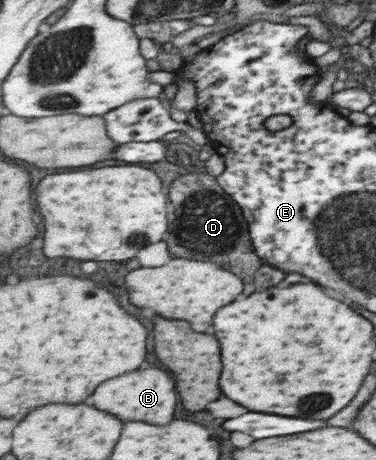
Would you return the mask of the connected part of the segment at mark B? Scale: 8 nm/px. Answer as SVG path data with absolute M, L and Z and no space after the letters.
M140 367L136 373L126 373L120 377L114 377L112 381L106 381L100 385L100 393L92 397L90 405L98 405L96 409L104 409L106 413L116 415L123 423L129 421L145 421L150 425L166 425L172 421L176 411L176 391L174 381L166 371L154 369L154 367Z

